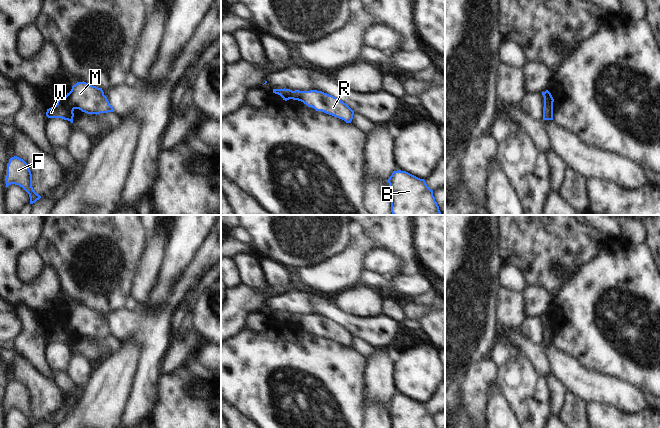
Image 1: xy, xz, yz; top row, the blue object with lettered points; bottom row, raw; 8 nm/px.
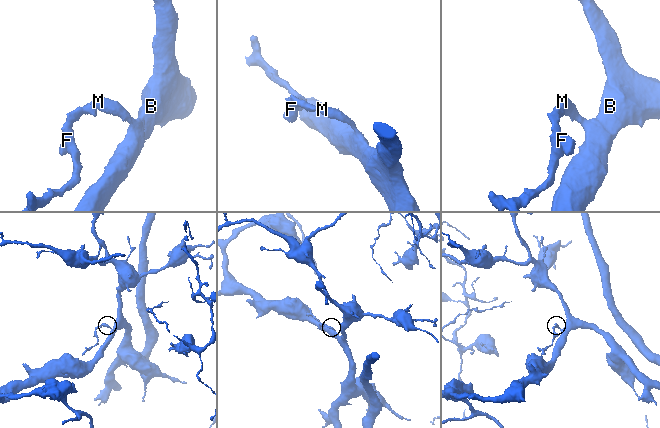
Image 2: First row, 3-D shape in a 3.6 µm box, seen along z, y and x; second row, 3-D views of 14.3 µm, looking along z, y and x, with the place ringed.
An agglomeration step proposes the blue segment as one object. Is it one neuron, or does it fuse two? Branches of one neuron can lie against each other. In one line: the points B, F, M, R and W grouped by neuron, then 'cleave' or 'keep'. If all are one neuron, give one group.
groups B M R / F W; cleave

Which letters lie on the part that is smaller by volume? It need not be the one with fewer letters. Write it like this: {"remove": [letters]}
{"remove": ["F", "W"]}

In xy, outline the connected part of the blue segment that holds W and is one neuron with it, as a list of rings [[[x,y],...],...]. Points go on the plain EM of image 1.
[[[59,321],[57,328],[47,333],[46,340],[48,342],[62,342],[73,347],[74,332],[72,332],[64,321]]]

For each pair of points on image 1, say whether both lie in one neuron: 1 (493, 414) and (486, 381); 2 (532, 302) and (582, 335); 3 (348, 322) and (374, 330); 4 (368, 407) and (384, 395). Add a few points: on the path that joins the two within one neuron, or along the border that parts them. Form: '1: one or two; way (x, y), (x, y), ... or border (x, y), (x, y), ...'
1: two; border (496, 387), (489, 399), (486, 417)
2: two; border (553, 295), (546, 313)
3: one; way (354, 323), (357, 326), (368, 329)
4: two; border (366, 397), (387, 403)

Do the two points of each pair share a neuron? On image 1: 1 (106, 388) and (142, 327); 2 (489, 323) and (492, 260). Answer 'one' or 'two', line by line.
1: two
2: one

